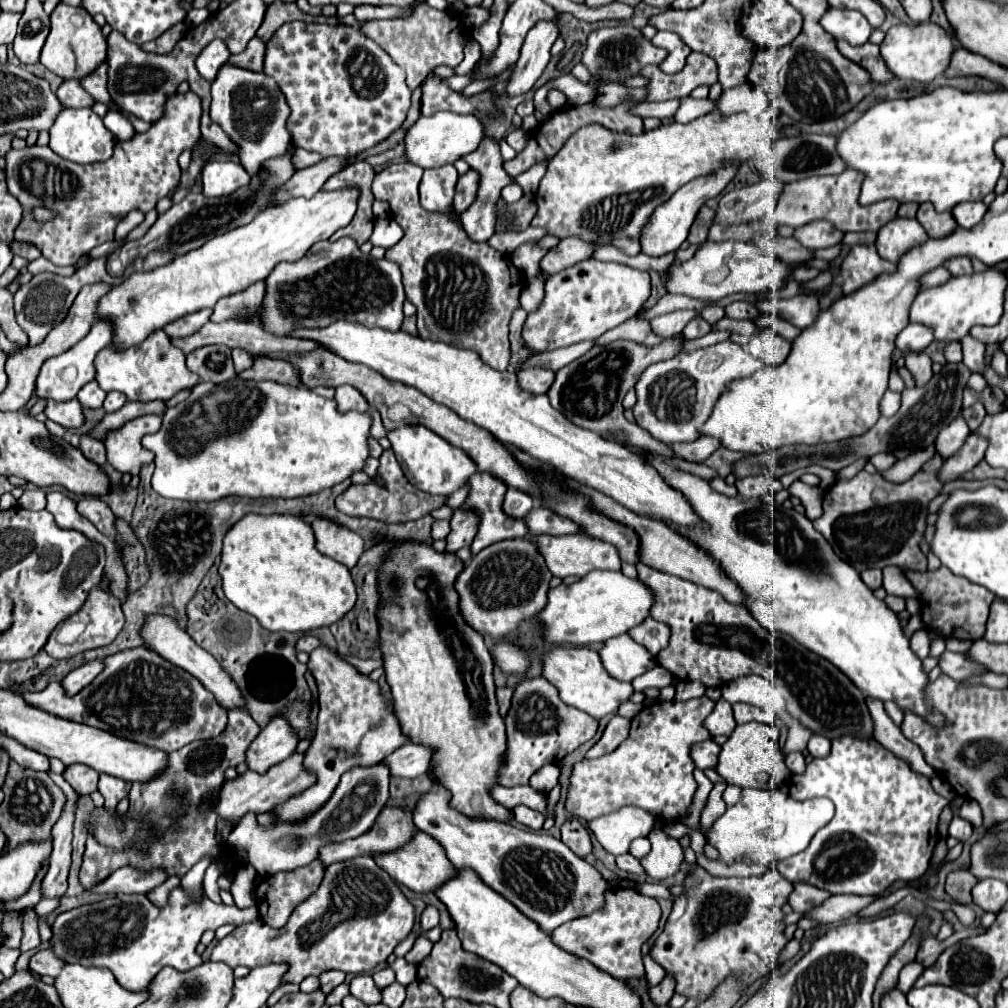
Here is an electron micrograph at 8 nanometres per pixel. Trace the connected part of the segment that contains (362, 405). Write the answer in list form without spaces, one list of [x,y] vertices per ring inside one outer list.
[[[342,385],[336,389],[336,403],[340,403],[340,411],[368,411],[370,403],[366,401],[366,397],[354,389],[352,385]]]

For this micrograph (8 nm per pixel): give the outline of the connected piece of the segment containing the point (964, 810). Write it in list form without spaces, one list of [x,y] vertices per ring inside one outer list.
[[[970,799],[964,801],[962,807],[960,807],[960,811],[958,811],[958,815],[962,819],[968,819],[974,827],[982,825],[982,809],[980,809],[980,805],[976,801],[970,801]]]

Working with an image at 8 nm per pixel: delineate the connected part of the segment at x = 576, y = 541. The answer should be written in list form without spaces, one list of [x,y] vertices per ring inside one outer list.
[[[528,535],[528,539],[532,543],[536,543],[538,553],[544,557],[546,567],[550,569],[550,573],[554,577],[568,577],[568,575],[576,575],[576,577],[584,577],[586,573],[594,571],[594,569],[612,569],[612,571],[620,571],[620,557],[616,553],[614,545],[608,545],[600,539],[588,537],[588,535],[562,535],[562,537],[552,537],[552,535]]]

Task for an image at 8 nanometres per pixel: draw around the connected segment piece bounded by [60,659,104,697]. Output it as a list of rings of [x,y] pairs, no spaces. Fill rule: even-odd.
[[[100,659],[92,661],[92,663],[86,663],[86,665],[80,665],[78,669],[74,669],[72,673],[68,673],[68,677],[64,677],[60,683],[64,687],[64,693],[68,697],[74,697],[76,693],[80,693],[98,673],[100,673],[100,667],[104,667],[104,663]]]

